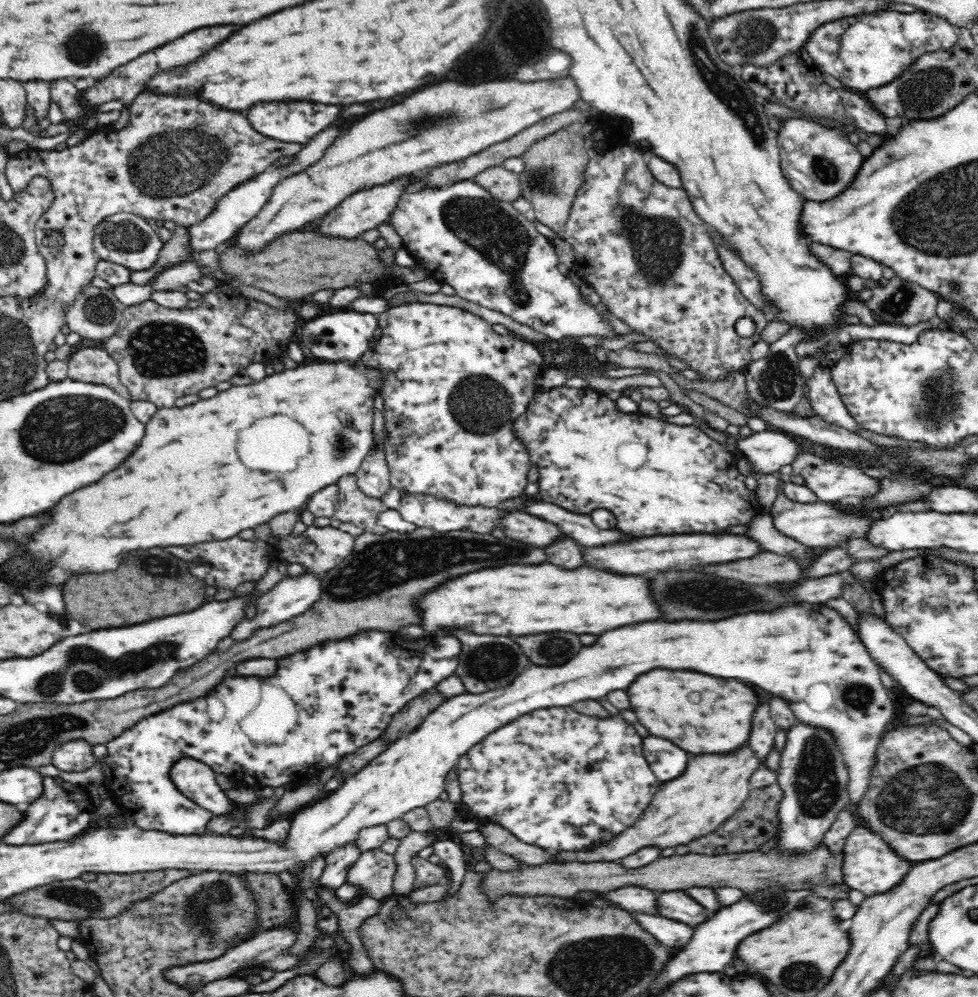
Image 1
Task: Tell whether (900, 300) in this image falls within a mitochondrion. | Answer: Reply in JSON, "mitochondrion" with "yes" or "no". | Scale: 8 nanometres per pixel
{"mitochondrion":"yes"}

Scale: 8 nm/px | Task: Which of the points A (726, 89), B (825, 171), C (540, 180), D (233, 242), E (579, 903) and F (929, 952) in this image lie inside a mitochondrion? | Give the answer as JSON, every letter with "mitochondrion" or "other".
{"A":"mitochondrion","B":"mitochondrion","C":"mitochondrion","D":"other","E":"other","F":"other"}

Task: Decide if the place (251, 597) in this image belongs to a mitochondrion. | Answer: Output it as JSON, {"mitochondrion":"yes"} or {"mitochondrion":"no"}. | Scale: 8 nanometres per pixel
{"mitochondrion":"no"}

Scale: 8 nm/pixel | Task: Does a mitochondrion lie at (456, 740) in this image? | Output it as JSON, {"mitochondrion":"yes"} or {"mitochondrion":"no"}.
{"mitochondrion":"no"}

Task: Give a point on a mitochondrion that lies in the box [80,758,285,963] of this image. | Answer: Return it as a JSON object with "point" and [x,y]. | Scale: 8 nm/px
{"point":[205,909]}

